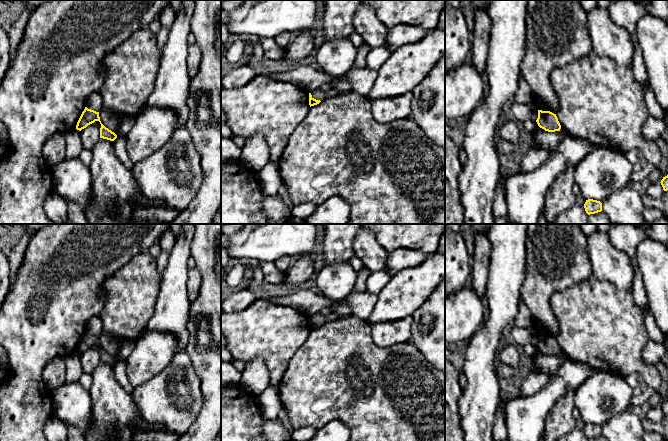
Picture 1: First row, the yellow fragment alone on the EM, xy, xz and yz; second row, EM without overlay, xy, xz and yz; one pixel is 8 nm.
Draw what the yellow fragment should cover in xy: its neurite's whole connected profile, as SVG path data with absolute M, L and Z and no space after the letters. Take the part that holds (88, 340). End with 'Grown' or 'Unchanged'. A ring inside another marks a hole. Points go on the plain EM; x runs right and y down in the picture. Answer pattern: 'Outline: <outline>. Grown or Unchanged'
Outline: M85 331L84 335L82 336L78 346L77 346L77 349L76 349L76 353L81 355L82 353L86 352L88 349L94 347L95 345L99 345L100 348L101 348L101 352L100 352L100 362L103 362L103 363L107 363L107 364L110 364L110 365L114 365L116 362L117 362L117 359L112 356L111 354L109 354L108 352L106 352L100 345L100 341L99 341L99 336L96 336L94 334L91 334L91 333L88 333L87 331Z. Unchanged

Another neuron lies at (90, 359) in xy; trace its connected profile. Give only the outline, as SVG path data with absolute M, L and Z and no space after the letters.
M95 345L80 355L83 373L92 373L93 370L100 364L100 352L100 346Z

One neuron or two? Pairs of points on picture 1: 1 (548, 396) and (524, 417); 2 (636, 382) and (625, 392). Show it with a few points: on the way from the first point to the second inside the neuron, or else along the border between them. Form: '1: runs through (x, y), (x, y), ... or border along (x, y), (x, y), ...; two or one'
1: runs through (542, 401), (530, 412); one
2: border along (624, 378), (631, 390), (631, 407); two

